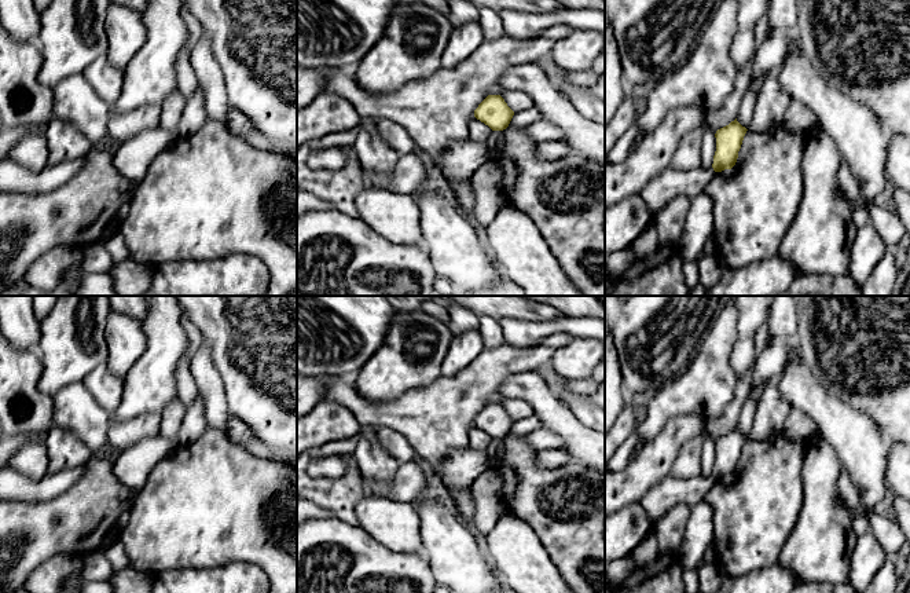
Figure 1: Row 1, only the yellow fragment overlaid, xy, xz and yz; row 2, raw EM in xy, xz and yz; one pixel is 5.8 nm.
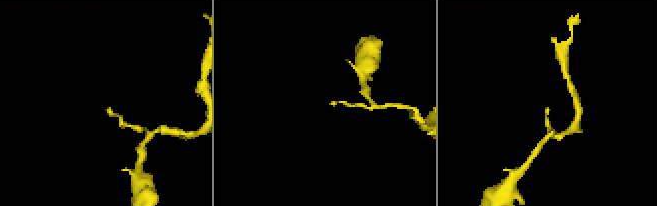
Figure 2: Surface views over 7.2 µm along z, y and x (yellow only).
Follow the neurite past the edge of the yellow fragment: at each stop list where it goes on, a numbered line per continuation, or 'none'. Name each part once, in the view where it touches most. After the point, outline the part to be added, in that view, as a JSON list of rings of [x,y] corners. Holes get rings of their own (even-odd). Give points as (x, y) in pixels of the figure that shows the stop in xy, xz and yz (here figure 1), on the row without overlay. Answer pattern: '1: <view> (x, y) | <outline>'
none

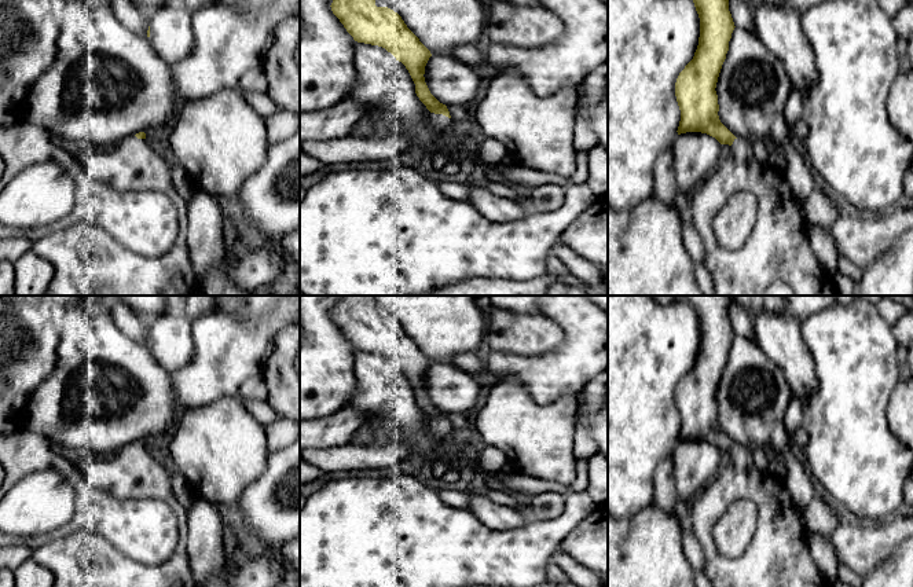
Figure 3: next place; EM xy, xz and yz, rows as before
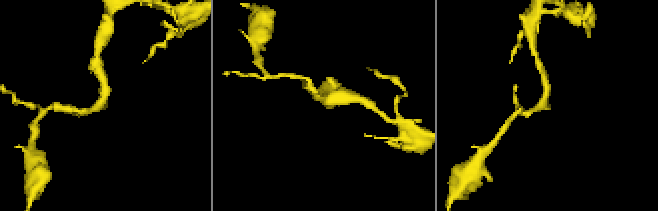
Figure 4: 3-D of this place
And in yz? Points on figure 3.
1: yz (778, 556) | [[[734,447],[729,465],[694,498],[690,513],[692,532],[704,551],[704,572],[712,587],[835,587],[822,577],[811,557],[807,533],[785,481],[760,472],[751,450]],[[741,499],[749,499],[758,506],[758,527],[745,553],[729,558],[718,551],[714,528],[726,509]]]

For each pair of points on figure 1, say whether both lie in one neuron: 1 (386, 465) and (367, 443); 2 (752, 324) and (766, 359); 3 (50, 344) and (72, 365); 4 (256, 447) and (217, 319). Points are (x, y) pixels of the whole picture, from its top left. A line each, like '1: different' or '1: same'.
1: same
2: different
3: same
4: different

